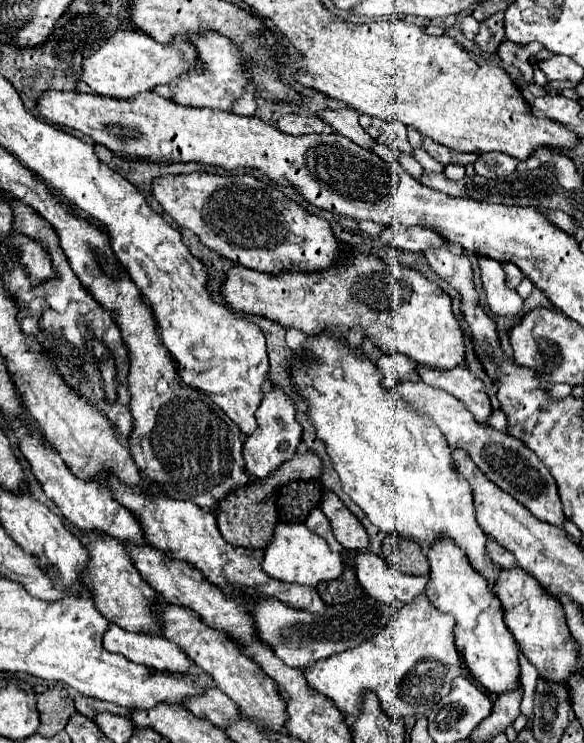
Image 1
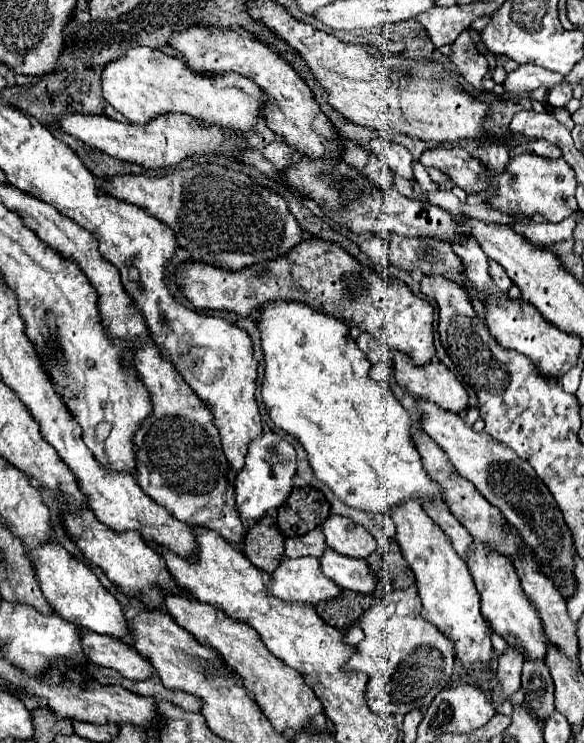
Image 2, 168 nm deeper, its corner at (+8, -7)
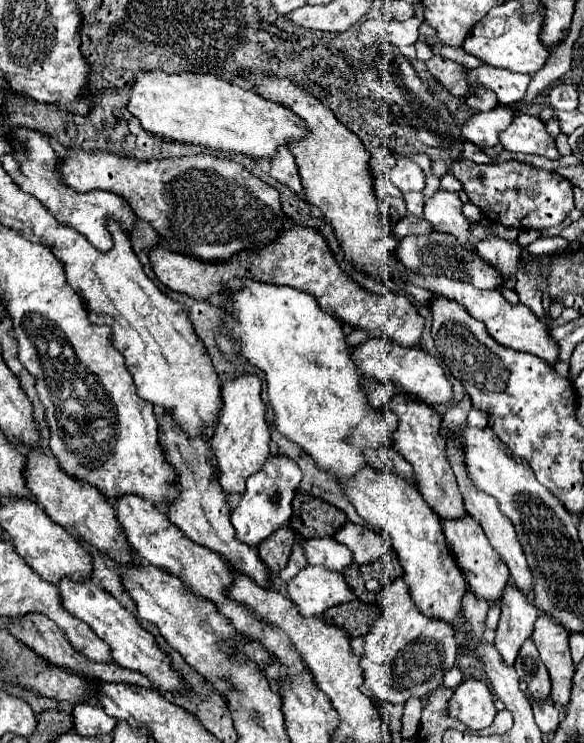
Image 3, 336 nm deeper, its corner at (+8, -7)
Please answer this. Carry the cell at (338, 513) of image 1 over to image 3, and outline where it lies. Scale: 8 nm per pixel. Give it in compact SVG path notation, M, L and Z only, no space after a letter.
M349 521L337 533L337 541L353 553L353 561L359 565L371 563L391 549L391 543L383 533Z

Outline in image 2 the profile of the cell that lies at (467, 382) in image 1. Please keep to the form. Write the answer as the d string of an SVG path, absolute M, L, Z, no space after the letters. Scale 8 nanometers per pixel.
M393 353L393 359L397 385L415 399L433 401L455 413L465 413L469 409L469 395L465 387L443 363L417 367L403 353Z

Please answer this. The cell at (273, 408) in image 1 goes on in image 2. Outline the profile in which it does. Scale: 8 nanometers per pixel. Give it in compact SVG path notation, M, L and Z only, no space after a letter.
M265 431L255 437L249 443L249 453L245 457L243 469L235 477L235 501L239 515L247 521L257 521L267 513L267 509L277 509L279 505L283 505L293 489L291 477L295 475L295 471L295 449L289 441L273 431Z

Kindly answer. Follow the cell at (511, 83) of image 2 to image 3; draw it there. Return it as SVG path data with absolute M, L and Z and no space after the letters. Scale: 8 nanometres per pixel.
M479 65L475 69L467 71L467 83L473 87L481 89L491 89L499 103L511 105L519 103L529 87L531 77L529 75L519 75L519 73L509 73L505 69L493 69L489 65Z

